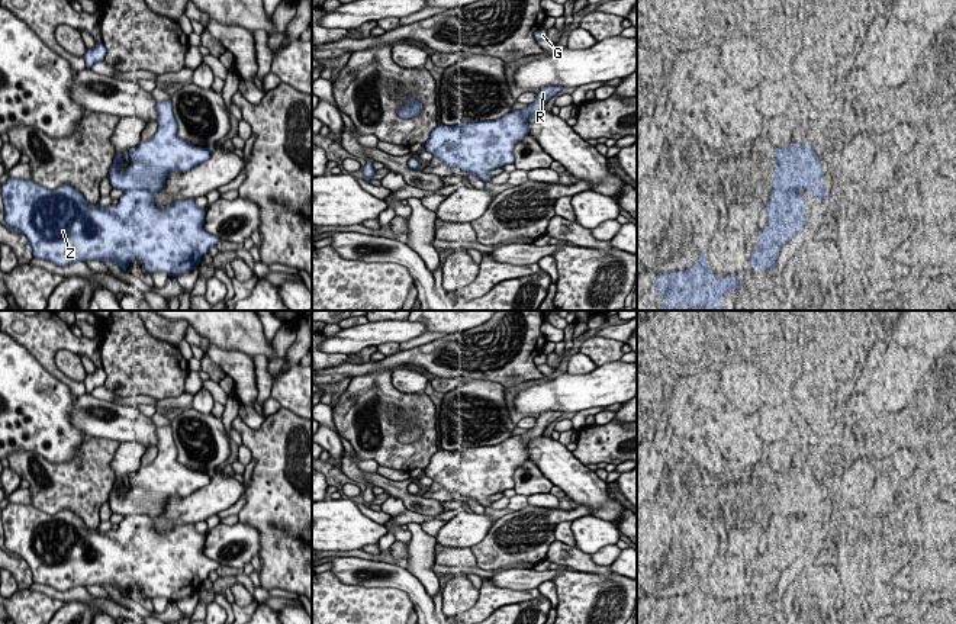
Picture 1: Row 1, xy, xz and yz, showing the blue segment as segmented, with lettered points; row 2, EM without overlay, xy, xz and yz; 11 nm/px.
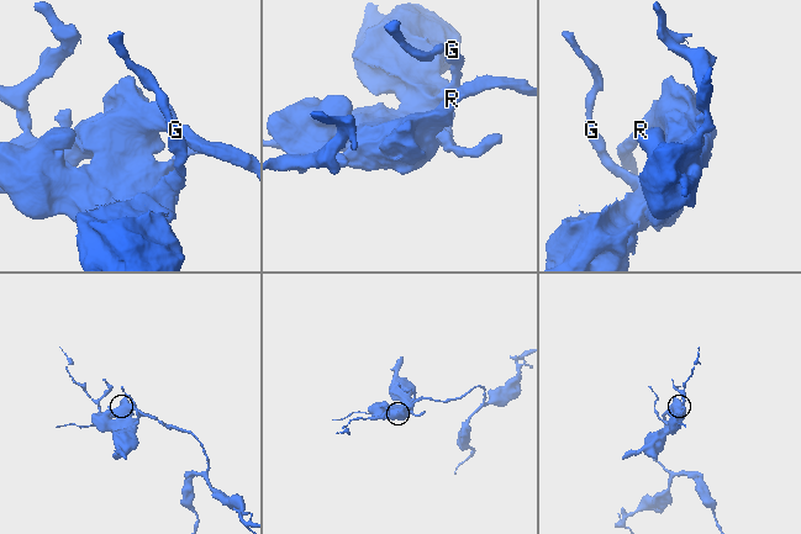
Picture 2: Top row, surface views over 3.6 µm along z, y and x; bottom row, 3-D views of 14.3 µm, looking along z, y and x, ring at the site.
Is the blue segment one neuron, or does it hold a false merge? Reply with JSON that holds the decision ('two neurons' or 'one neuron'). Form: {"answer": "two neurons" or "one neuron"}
{"answer": "two neurons"}

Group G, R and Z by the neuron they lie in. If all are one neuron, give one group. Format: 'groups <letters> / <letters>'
groups G Z / R

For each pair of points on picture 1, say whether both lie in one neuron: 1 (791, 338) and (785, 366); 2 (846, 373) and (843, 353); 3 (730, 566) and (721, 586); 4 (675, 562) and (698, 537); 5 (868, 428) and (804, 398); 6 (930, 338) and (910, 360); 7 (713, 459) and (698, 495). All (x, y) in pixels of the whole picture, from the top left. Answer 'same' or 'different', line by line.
1: different
2: same
3: same
4: same
5: different
6: different
7: different

